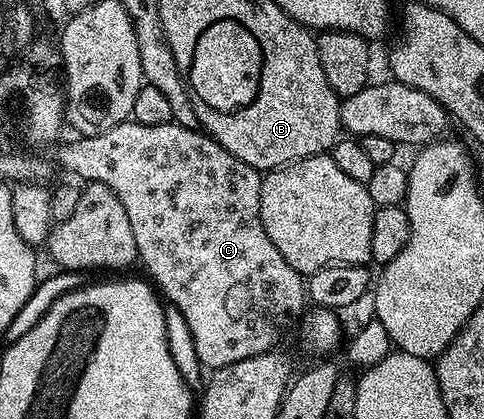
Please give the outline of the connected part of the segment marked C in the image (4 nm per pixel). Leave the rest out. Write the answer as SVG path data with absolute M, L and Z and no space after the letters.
M126 122L106 132L100 132L97 136L73 139L77 140L71 141L70 144L63 145L64 143L62 143L60 145L60 148L62 147L62 166L67 171L82 176L82 181L107 186L119 198L123 210L127 210L127 218L131 222L131 230L135 234L140 263L145 263L146 270L153 275L152 283L159 289L160 295L166 301L169 299L181 311L181 316L185 319L186 326L189 327L189 336L193 339L193 352L197 355L198 362L206 364L209 370L216 370L223 366L231 366L235 362L243 362L243 358L251 358L264 352L274 351L280 345L277 343L280 342L281 335L292 326L293 319L297 315L300 317L306 311L307 284L302 273L295 271L287 262L287 258L283 258L283 254L279 254L279 250L275 250L275 242L271 242L271 238L267 238L267 230L263 226L259 214L262 173L258 172L256 168L247 166L247 162L239 162L239 158L235 158L227 150L223 150L223 146L216 144L212 136L204 131L197 128L184 128L172 122L163 126L143 126Z

